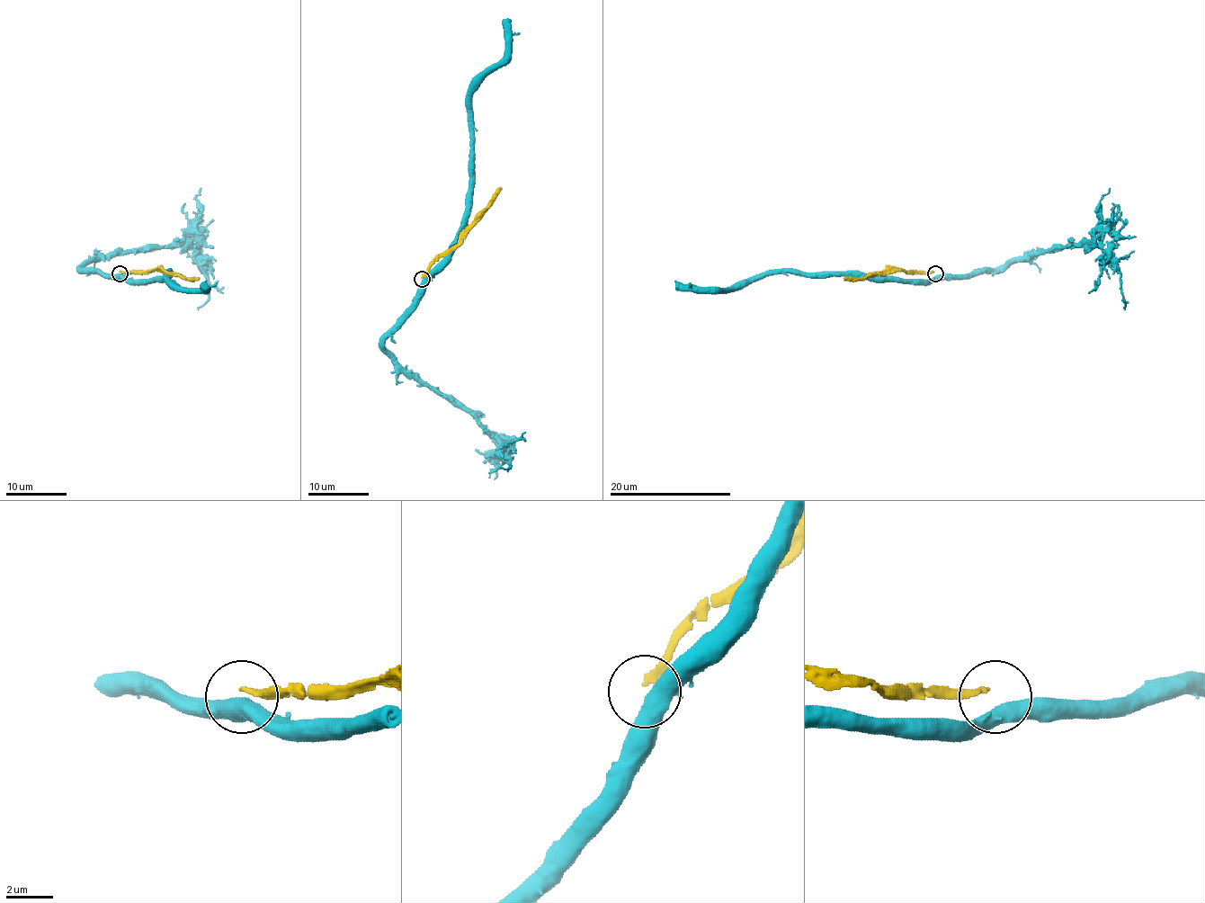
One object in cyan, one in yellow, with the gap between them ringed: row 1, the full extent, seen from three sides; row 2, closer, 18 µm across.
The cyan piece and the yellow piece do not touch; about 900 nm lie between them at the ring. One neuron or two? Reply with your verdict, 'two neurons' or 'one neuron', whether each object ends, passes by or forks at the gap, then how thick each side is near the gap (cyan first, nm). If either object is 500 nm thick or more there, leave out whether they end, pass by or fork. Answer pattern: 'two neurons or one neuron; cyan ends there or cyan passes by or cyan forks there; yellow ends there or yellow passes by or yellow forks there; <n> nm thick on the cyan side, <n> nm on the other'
two neurons; 700 nm thick on the cyan side, 240 nm on the other

